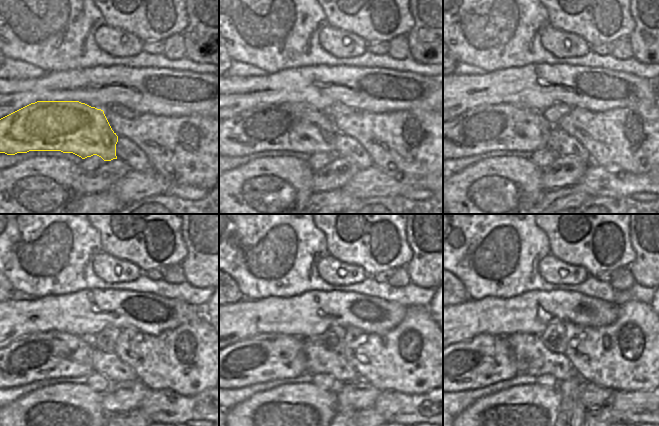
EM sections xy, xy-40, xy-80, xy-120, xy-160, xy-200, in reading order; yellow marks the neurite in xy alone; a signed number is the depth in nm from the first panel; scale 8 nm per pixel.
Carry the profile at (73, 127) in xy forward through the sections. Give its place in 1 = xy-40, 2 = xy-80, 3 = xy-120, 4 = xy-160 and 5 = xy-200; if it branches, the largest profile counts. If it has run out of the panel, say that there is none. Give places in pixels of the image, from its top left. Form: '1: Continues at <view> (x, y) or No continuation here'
1: Continues at xy-40 (280, 126)
2: Continues at xy-80 (503, 127)
3: Continues at xy-120 (52, 354)
4: Continues at xy-160 (265, 357)
5: Continues at xy-200 (485, 359).

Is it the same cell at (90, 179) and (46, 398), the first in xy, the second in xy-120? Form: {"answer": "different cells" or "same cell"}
{"answer": "different cells"}

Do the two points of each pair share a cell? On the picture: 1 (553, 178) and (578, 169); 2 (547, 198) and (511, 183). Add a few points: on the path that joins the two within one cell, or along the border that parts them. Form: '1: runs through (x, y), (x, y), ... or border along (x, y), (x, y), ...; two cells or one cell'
1: runs through (559, 175), (563, 172), (572, 171); one cell
2: border along (544, 191), (533, 203); two cells

